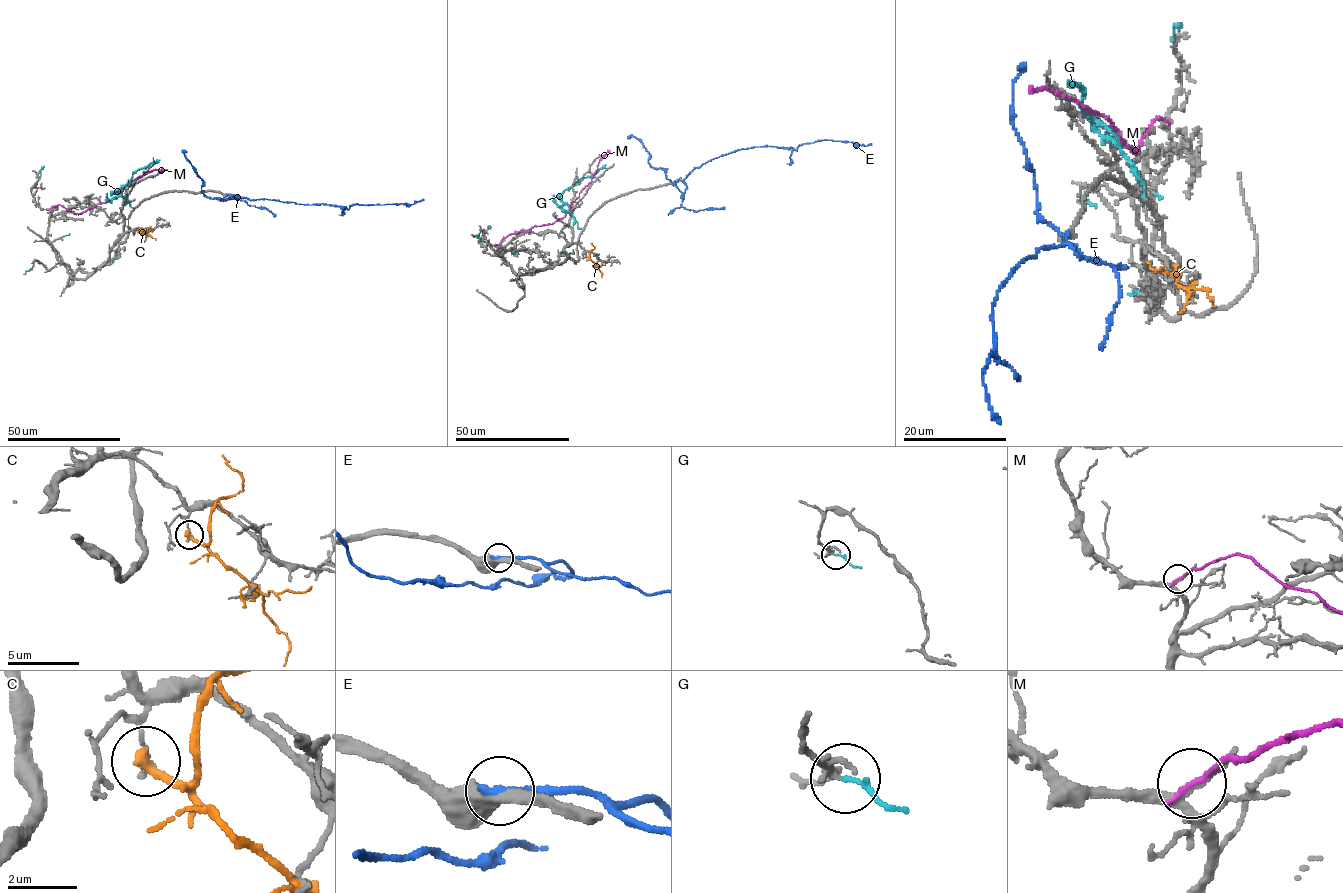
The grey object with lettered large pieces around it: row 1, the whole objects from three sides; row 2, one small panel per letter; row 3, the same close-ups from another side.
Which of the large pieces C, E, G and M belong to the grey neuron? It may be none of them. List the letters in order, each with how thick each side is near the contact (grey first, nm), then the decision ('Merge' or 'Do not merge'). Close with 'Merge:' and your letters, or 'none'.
C: Thickness 140 nm (grey) against 340 nm. Do not merge
E: Thickness 400 nm (grey) against 240 nm. Do not merge
G: Thickness 130 nm (grey) against 130 nm. Do not merge
M: Thickness 180 nm (grey) against 190 nm. Do not merge
Merge: none

